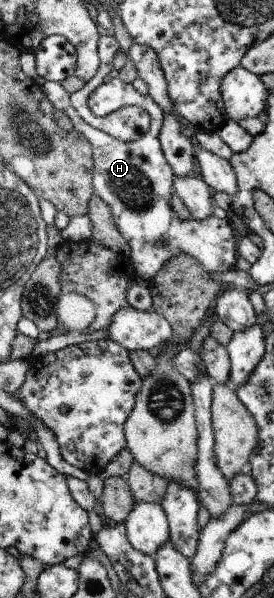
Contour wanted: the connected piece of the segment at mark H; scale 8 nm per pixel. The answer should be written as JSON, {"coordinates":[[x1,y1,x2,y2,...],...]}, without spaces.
{"coordinates":[[115,77,101,84,90,94,89,107,98,117,106,116,122,106,142,106,151,116,148,132,137,141,126,142,89,125,72,105,70,94,56,81,45,81,42,85,46,96,59,111,65,112,78,131,91,144,93,152,92,184,95,194,110,205,113,220,121,235,130,245,130,258,136,268,136,276,149,281,165,266,168,260,181,253,199,260,210,273,226,272,235,268,237,246,231,222,219,219,213,214,201,221,182,219,173,209,176,174,166,160,161,147,161,128,164,126,165,113,150,95,140,96,132,83]]}

